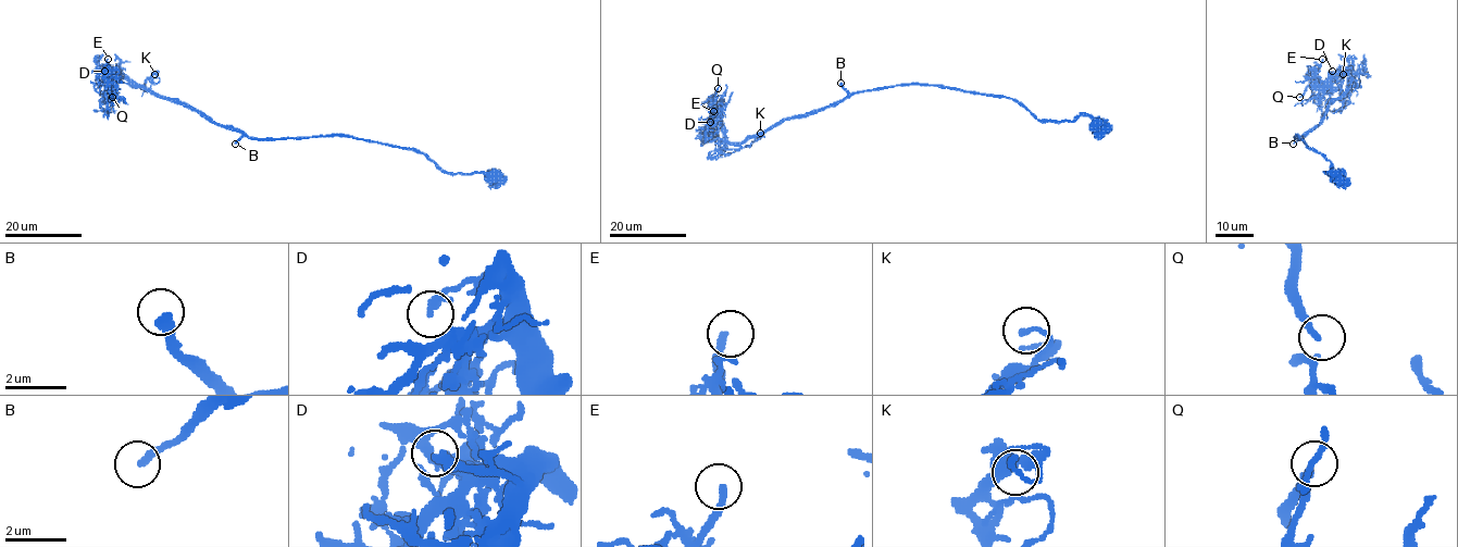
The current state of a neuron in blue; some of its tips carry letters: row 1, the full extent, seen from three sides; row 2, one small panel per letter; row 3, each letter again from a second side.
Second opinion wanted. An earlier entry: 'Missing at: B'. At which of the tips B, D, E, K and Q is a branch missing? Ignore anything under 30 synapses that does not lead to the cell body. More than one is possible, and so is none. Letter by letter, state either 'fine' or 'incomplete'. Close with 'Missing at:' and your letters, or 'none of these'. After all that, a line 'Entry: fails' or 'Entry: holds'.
B: incomplete
D: fine
E: fine
K: fine
Q: fine
Missing at: B
Entry: holds

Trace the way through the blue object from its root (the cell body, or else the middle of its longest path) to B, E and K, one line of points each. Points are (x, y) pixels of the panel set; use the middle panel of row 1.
B: (880, 89), (850, 92), (840, 83)
E: (880, 89), (850, 92), (827, 106), (774, 124), (743, 141), (727, 140), (722, 117), (713, 111)
K: (880, 89), (852, 92), (827, 106), (774, 124), (761, 132), (756, 140), (762, 134), (760, 133)

